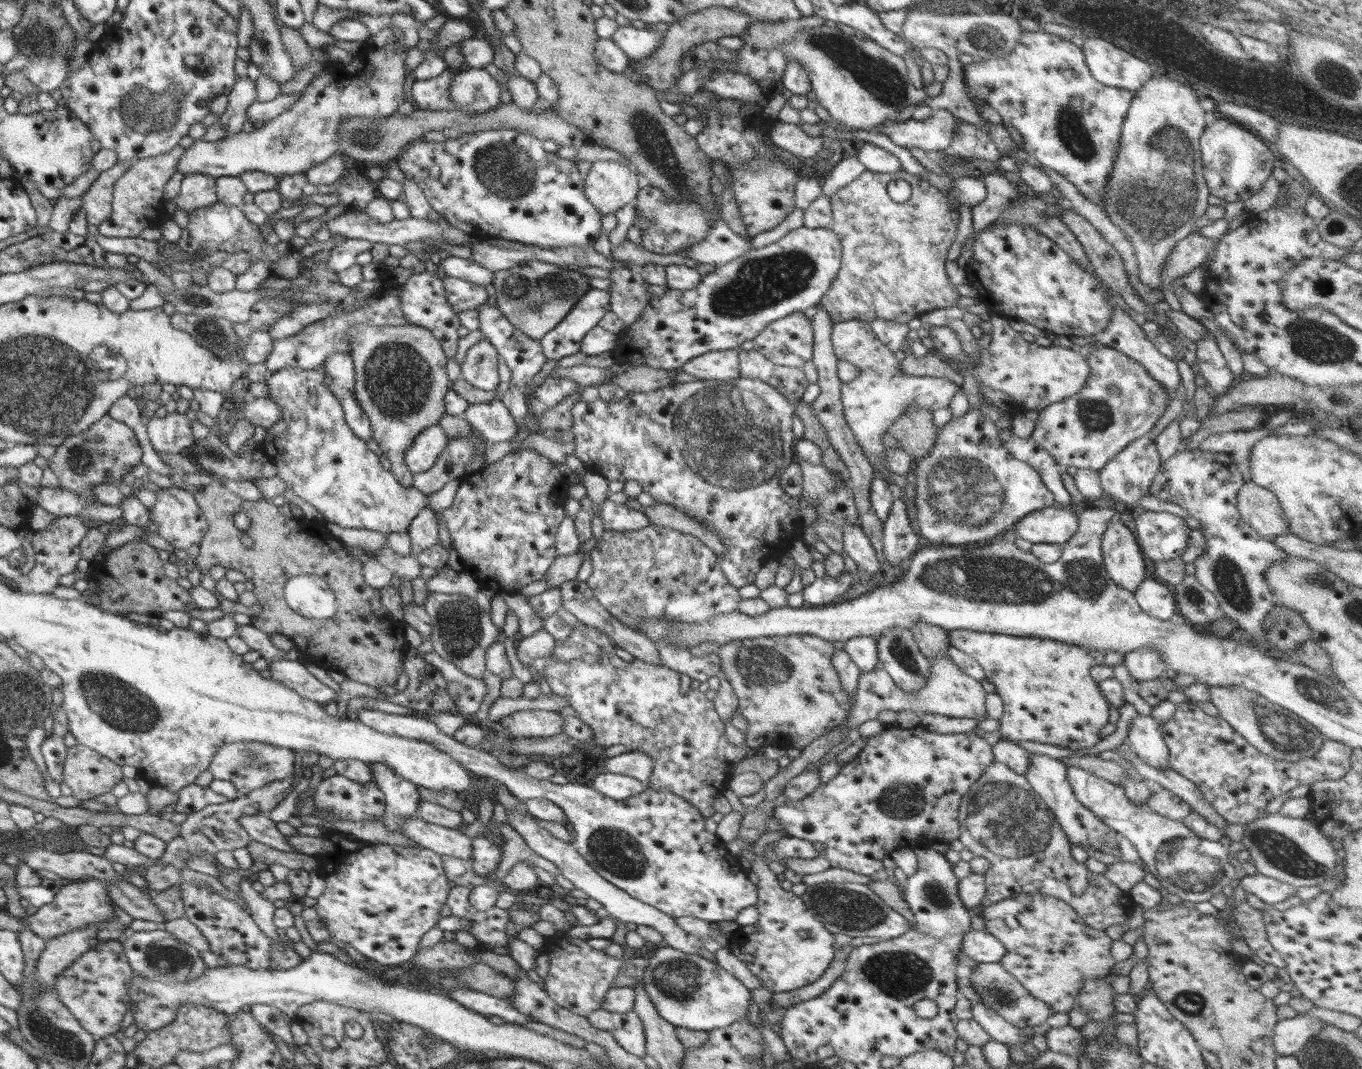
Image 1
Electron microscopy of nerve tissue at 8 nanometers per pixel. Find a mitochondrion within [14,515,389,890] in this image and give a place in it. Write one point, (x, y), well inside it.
(114, 699)

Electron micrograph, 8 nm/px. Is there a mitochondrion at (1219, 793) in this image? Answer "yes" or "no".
no

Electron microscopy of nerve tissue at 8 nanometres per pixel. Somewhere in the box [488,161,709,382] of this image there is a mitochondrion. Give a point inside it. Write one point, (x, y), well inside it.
(531, 292)

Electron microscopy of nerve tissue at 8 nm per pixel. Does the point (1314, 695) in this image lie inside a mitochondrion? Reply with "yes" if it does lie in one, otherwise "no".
yes

